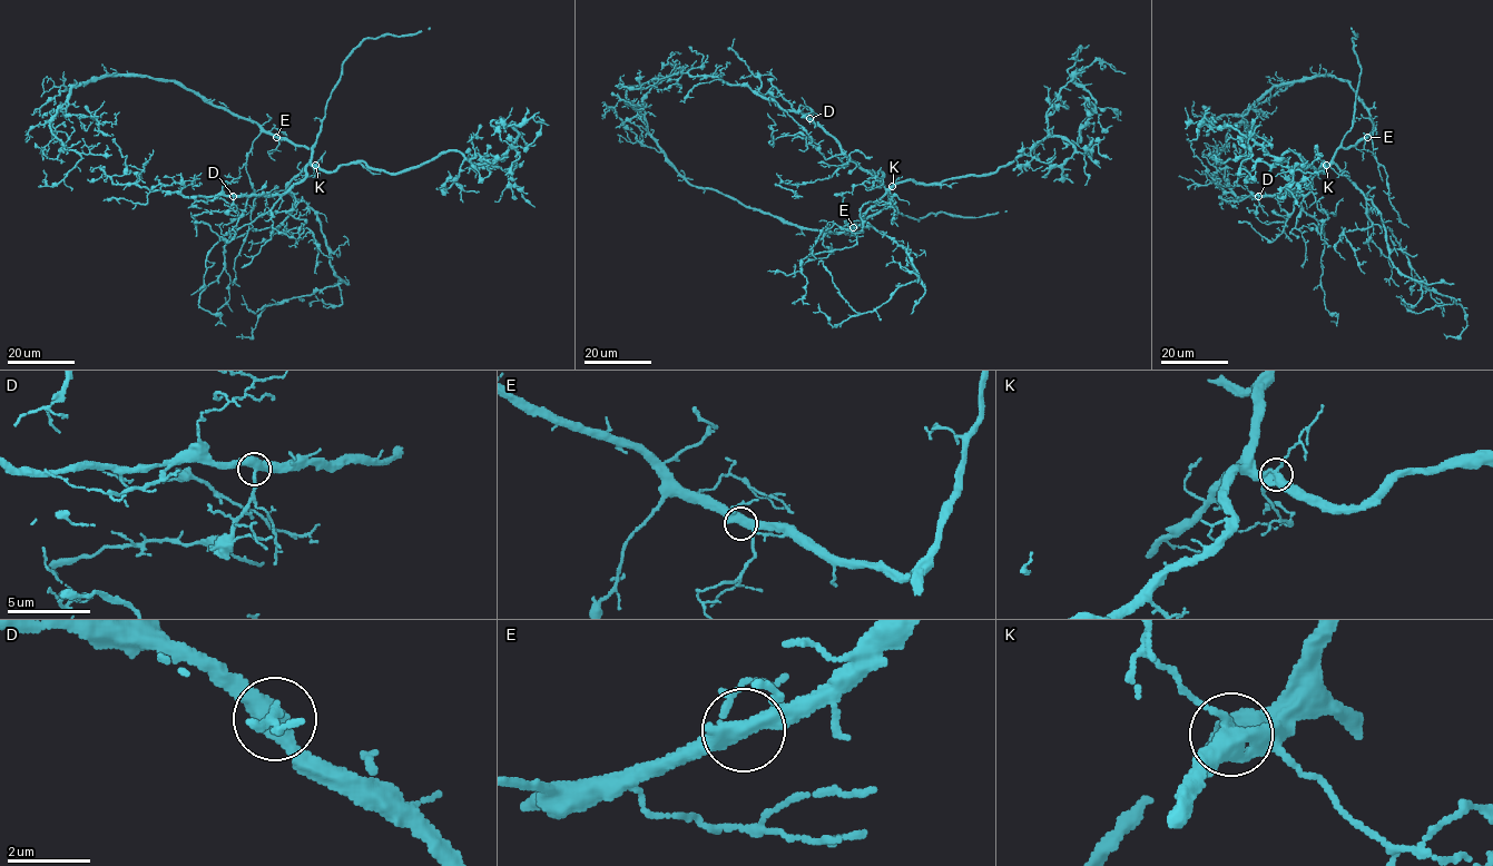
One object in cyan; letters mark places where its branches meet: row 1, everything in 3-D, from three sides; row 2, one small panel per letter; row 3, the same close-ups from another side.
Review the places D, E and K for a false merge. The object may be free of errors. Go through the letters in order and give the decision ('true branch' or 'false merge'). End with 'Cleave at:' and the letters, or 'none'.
D: true branch
E: true branch
K: true branch
Cleave at: none

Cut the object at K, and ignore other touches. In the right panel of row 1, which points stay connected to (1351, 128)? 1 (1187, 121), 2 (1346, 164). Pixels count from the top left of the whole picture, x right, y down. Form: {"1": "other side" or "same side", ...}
{"1": "other side", "2": "same side"}

